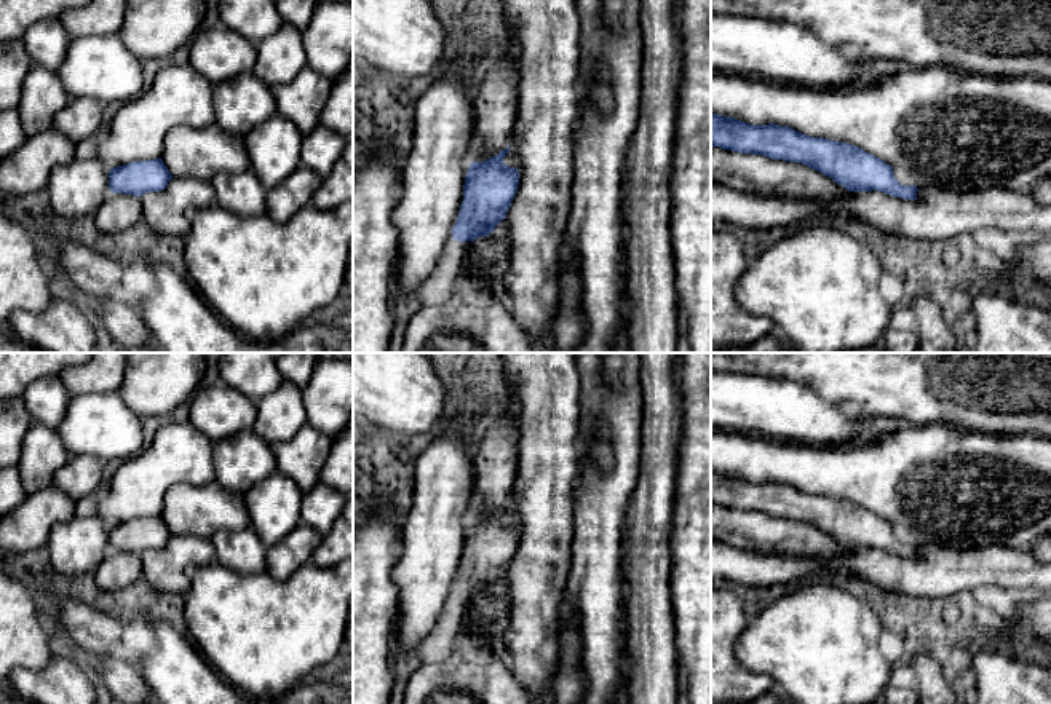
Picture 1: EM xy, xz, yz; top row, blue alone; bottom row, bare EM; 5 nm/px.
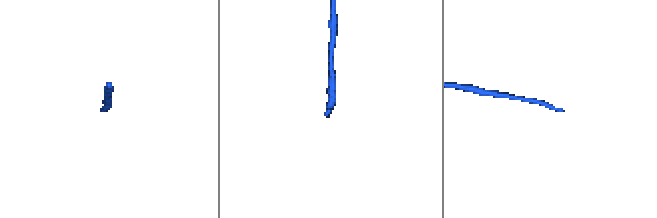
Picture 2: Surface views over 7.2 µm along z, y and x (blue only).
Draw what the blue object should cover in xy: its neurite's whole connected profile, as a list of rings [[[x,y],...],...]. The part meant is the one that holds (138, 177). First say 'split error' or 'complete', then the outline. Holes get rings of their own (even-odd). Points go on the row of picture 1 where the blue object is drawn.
complete | [[[161,158],[134,161],[112,168],[109,188],[112,193],[142,196],[149,192],[161,192],[173,179]]]

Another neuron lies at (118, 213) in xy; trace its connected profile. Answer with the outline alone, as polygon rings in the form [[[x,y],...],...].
[[[112,193],[101,204],[89,227],[105,235],[125,231],[142,220],[141,196]]]

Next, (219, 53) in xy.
[[[224,26],[198,30],[188,43],[188,64],[214,86],[252,72],[256,61],[256,43]]]

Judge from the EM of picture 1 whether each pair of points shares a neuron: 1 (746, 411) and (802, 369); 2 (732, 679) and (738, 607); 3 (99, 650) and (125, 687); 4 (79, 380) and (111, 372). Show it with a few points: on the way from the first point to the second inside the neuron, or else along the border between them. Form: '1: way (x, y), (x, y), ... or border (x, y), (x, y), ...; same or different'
1: border (753, 374), (791, 379), (807, 385), (821, 398); different
2: way (727, 661), (727, 624); same
3: way (104, 660), (120, 677); same
4: way (87, 379), (103, 372); same

